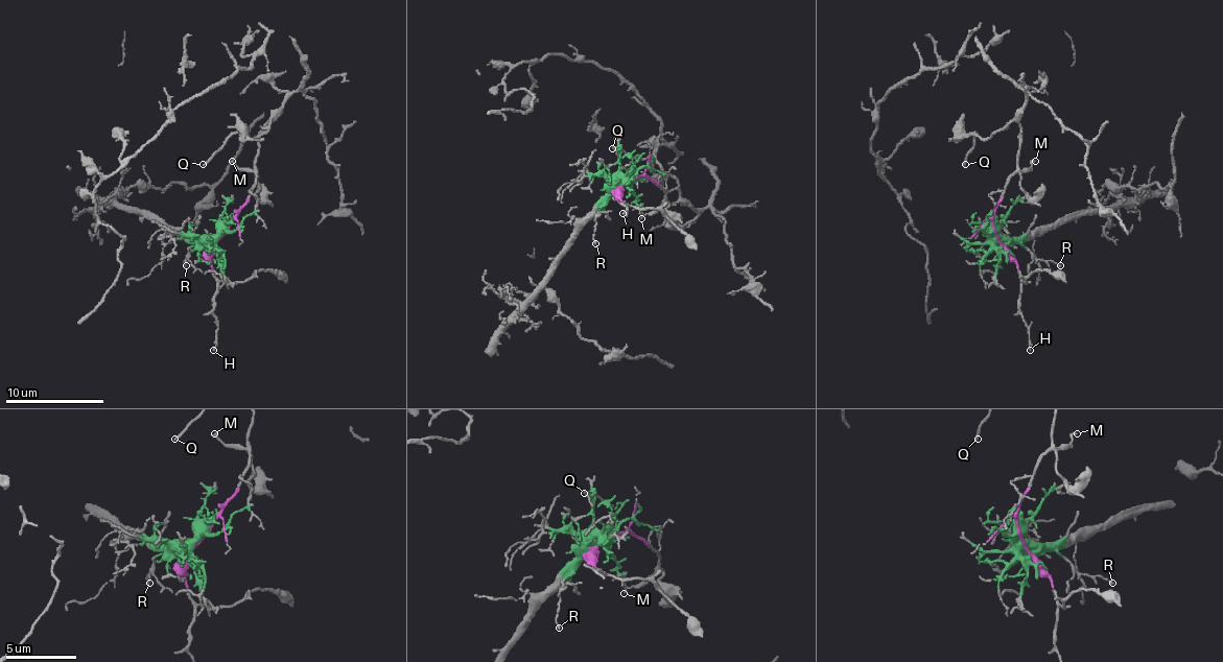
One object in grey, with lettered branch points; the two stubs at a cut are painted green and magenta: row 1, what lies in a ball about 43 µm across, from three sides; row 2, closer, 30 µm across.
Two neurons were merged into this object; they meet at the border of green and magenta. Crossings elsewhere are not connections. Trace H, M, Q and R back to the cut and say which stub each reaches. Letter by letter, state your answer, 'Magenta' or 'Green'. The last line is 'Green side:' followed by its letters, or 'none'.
H: Magenta
M: Magenta
Q: Magenta
R: Green
Green side: R

